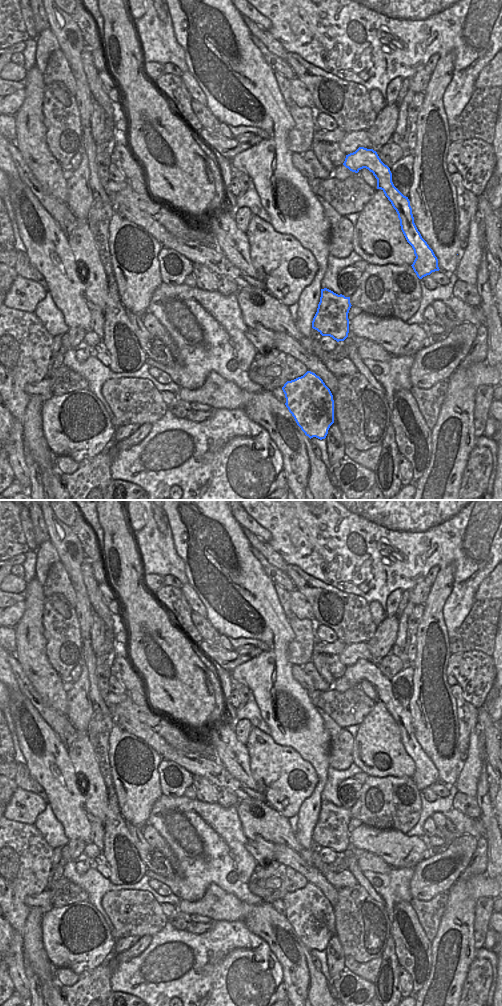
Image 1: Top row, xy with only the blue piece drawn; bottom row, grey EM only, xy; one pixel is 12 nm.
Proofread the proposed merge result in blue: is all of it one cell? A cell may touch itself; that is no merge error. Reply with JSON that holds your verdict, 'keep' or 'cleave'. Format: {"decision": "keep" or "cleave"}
{"decision": "keep"}

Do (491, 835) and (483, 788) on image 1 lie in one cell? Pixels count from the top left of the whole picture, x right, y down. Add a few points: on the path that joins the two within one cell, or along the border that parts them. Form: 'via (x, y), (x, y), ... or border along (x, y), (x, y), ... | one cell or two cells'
via (490, 823), (487, 818), (484, 800) | one cell

